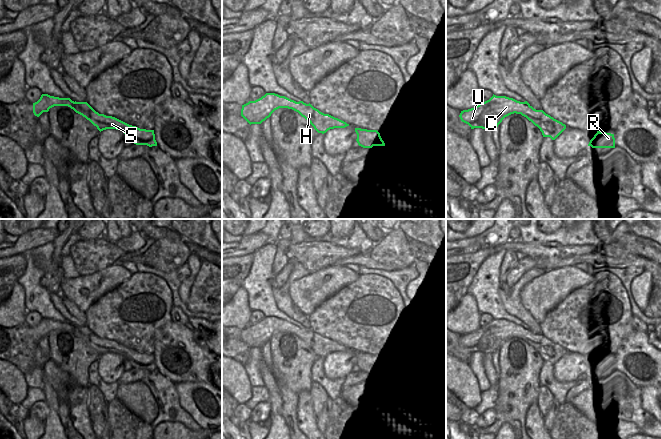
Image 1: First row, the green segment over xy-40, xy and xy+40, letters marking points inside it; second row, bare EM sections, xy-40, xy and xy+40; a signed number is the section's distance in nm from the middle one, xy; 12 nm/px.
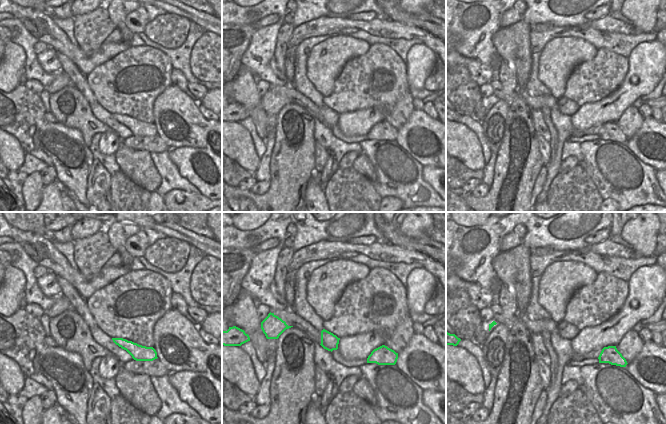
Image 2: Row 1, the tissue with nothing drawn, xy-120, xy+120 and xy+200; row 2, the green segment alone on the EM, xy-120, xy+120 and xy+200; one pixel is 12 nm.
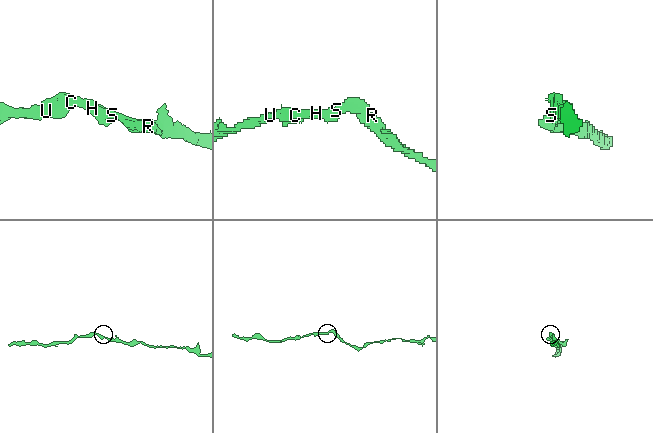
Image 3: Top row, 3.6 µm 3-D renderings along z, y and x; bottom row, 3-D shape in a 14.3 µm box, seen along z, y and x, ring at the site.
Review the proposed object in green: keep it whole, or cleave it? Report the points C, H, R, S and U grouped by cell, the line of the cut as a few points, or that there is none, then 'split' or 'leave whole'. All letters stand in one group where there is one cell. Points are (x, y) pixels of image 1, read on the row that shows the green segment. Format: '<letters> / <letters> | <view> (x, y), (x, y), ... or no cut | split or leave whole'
C H R S U | no cut | leave whole

